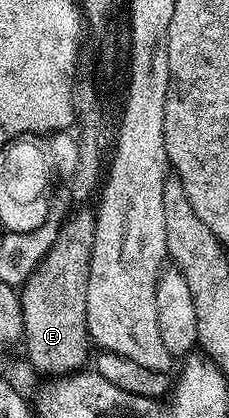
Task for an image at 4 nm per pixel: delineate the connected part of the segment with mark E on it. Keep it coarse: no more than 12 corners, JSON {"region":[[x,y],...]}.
{"region":[[93,211],[67,215],[20,288],[46,378],[92,356]]}

